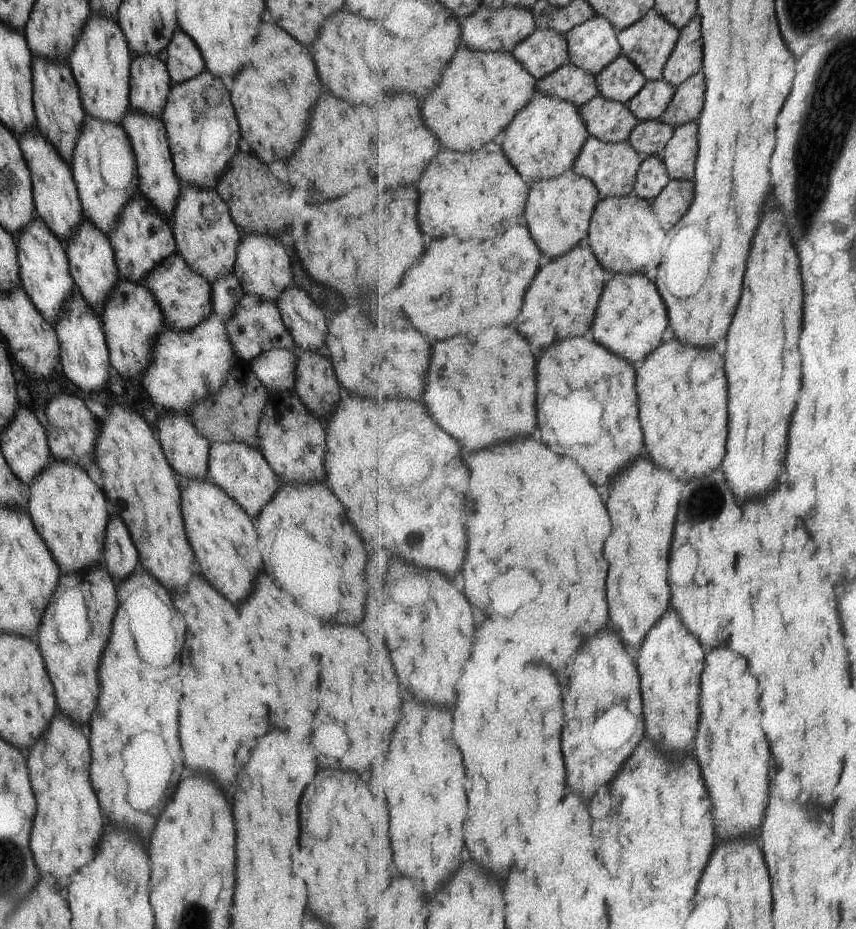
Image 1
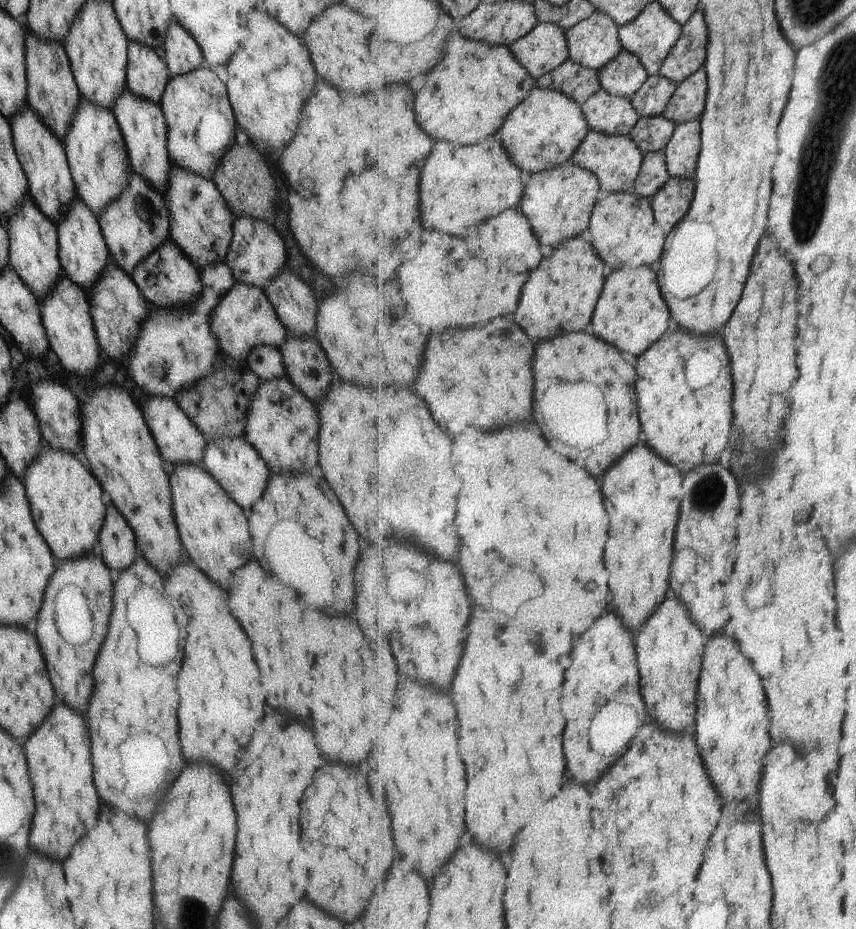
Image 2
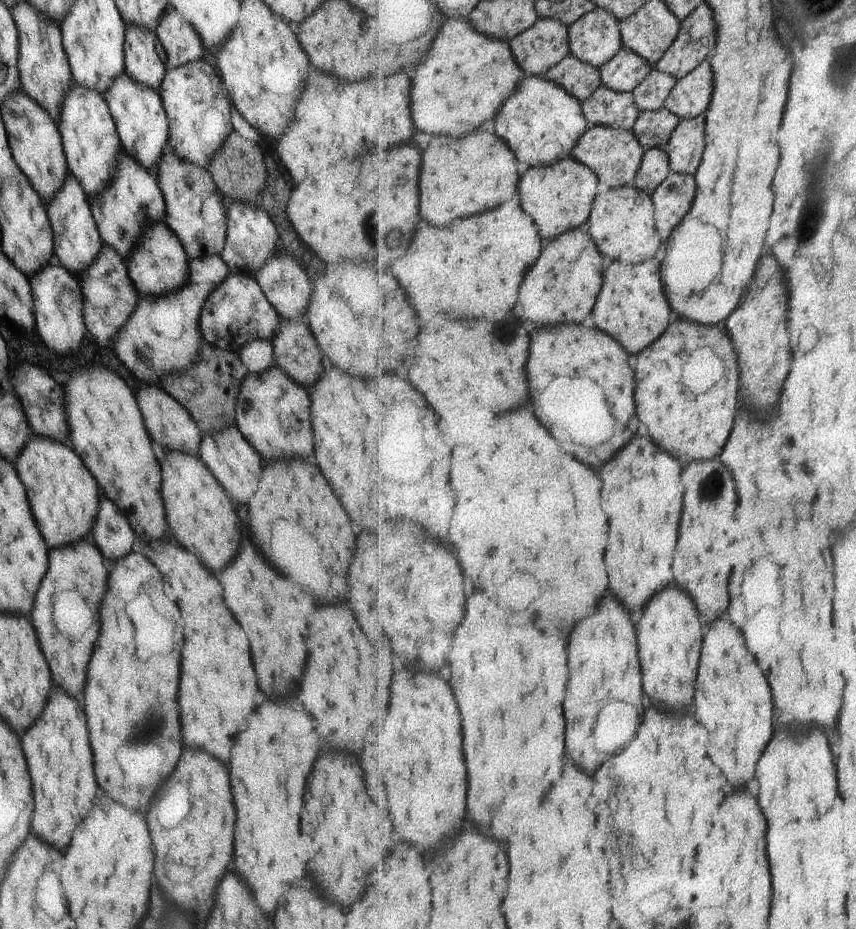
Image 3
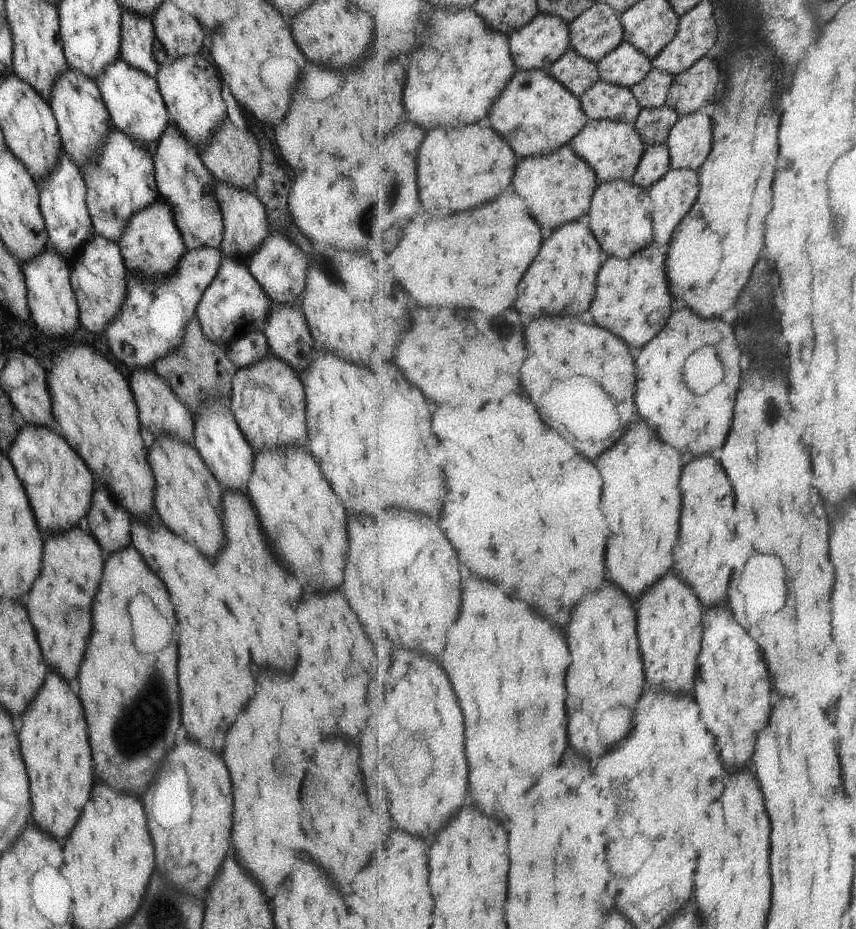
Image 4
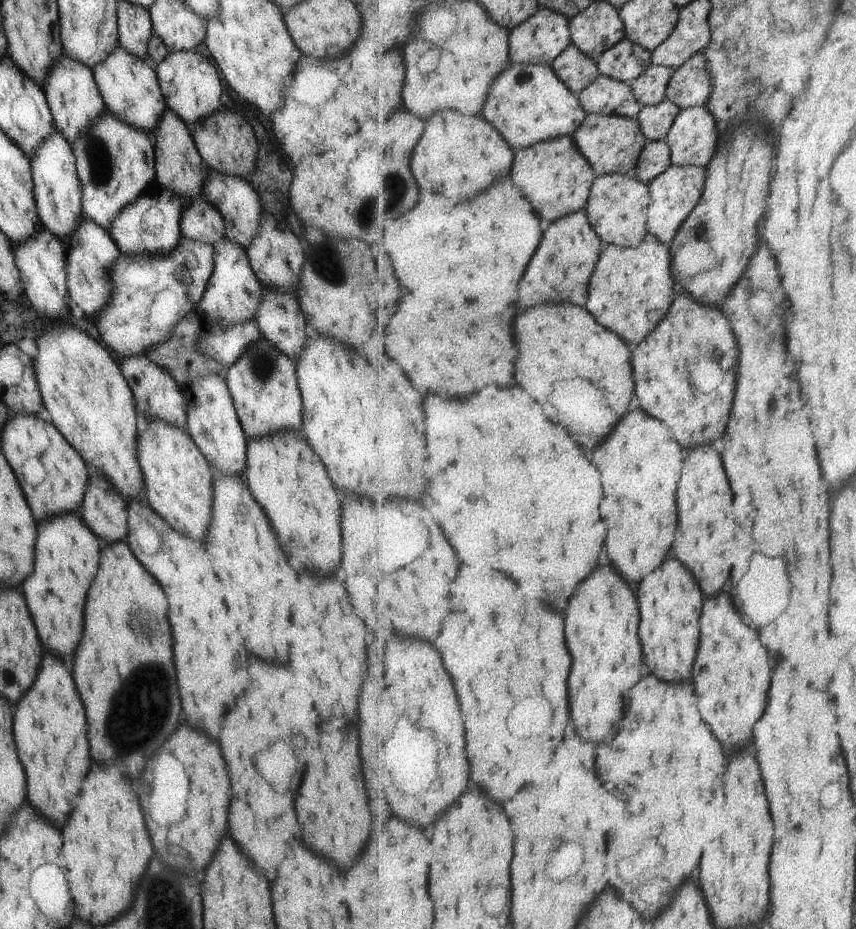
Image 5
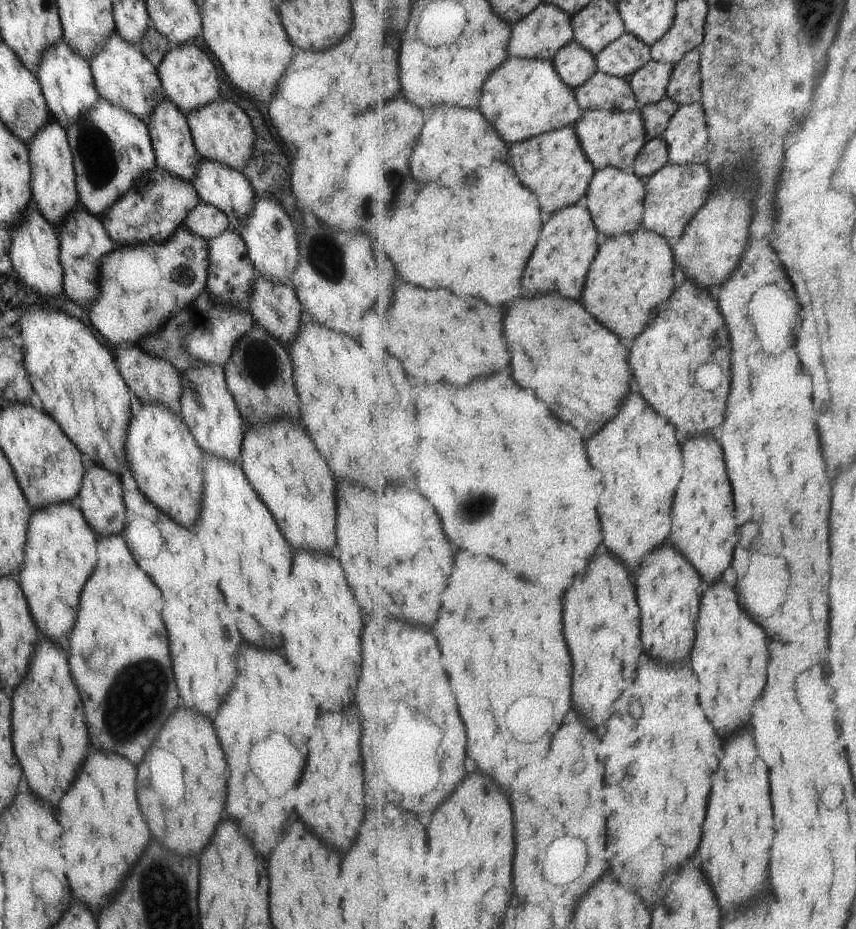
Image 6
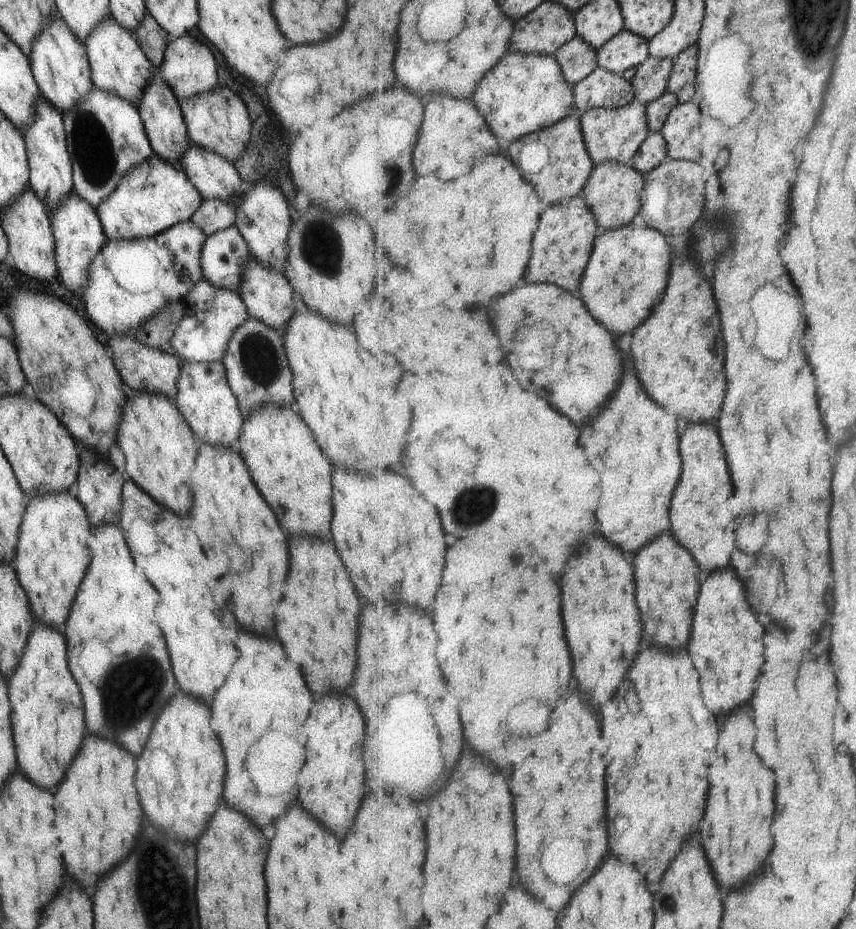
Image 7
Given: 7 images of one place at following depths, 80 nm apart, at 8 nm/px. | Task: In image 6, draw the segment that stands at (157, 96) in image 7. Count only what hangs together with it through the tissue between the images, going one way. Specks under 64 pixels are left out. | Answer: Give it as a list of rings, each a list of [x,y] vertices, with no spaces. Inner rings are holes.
[[[163,96],[162,100],[153,107],[145,123],[155,157],[155,168],[168,172],[169,176],[181,177],[181,180],[190,181],[201,156],[195,150],[185,114]]]

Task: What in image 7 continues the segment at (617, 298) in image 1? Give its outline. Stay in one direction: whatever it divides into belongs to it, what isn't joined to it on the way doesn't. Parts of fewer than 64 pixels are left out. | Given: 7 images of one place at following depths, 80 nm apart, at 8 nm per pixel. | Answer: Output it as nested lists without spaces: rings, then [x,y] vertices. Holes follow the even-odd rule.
[[[633,222],[609,230],[595,240],[593,260],[583,276],[581,298],[589,304],[589,312],[617,334],[633,334],[661,304],[671,272],[671,246],[657,229]]]

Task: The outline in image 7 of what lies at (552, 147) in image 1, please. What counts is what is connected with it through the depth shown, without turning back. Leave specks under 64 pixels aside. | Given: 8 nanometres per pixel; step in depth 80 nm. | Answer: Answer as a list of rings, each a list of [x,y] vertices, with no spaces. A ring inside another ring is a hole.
[[[508,51],[501,64],[497,64],[497,68],[493,68],[493,72],[489,72],[489,76],[485,76],[485,80],[477,84],[472,100],[485,120],[489,120],[489,128],[493,128],[497,136],[505,140],[519,140],[565,120],[575,108],[574,88],[565,78],[564,70],[555,56]]]

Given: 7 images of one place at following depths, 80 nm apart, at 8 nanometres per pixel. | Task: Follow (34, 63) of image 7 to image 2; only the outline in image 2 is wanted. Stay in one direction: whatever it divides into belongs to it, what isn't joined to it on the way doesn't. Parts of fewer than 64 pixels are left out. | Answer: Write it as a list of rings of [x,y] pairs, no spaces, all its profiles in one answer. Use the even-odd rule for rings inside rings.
[[[80,98],[72,122],[69,123],[63,146],[74,190],[78,198],[85,203],[85,206],[97,218],[102,209],[121,194],[121,191],[128,185],[128,180],[130,179],[131,168],[127,156],[128,152],[115,117],[109,109],[99,107]],[[107,144],[117,144],[117,146],[113,146],[113,164],[109,166],[109,170],[105,170],[105,172],[109,172],[109,178],[101,170],[103,168],[101,154],[103,154],[103,148]]]

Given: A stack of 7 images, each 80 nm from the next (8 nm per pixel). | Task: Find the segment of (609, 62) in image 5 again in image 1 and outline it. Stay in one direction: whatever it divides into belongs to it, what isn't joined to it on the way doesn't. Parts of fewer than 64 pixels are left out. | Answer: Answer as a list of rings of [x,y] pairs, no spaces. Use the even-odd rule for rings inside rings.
[[[624,54],[613,60],[604,72],[596,76],[596,80],[602,96],[627,104],[638,96],[649,82],[637,64]]]

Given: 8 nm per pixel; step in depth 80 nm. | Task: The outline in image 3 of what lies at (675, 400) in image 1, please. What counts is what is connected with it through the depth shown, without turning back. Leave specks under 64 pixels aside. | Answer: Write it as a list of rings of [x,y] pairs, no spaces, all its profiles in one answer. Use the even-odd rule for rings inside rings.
[[[677,320],[669,326],[669,332],[665,332],[665,336],[661,336],[661,340],[651,344],[649,350],[645,350],[637,356],[637,412],[641,416],[641,422],[645,422],[651,438],[657,440],[657,444],[661,444],[661,448],[667,448],[667,450],[671,448],[672,453],[673,450],[677,450],[675,454],[683,460],[684,468],[687,466],[685,462],[711,460],[711,458],[719,458],[723,454],[723,448],[729,442],[729,436],[731,436],[731,430],[735,424],[737,406],[739,406],[739,364],[737,364],[735,348],[733,348],[727,332],[723,332],[723,330],[703,326],[699,323],[691,324],[687,320]],[[701,346],[715,348],[715,352],[727,364],[727,376],[721,380],[721,388],[711,388],[709,392],[697,396],[684,383],[684,366],[687,364],[691,352],[695,352]]]

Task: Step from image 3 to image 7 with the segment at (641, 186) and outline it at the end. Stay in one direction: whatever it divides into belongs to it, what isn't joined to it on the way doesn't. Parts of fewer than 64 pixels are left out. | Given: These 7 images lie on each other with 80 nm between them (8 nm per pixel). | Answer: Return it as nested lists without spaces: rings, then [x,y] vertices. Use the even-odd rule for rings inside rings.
[[[650,133],[643,146],[634,156],[632,165],[642,175],[648,175],[668,158],[668,141],[661,133]]]

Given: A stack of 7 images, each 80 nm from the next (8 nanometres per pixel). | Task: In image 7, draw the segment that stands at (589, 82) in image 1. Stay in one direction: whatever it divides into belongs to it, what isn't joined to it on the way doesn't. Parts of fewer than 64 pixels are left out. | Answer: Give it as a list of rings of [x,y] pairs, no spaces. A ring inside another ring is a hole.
[[[576,35],[556,52],[555,58],[564,70],[569,84],[579,84],[599,68],[598,51]]]

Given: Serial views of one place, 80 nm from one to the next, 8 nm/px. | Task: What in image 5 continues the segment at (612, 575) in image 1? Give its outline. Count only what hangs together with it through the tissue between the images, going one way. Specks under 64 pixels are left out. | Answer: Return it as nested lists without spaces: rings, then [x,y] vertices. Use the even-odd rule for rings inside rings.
[[[643,410],[631,412],[615,428],[611,438],[593,452],[593,462],[601,468],[605,480],[605,500],[601,514],[609,524],[607,554],[611,564],[629,582],[641,582],[649,572],[673,558],[673,542],[679,524],[677,486],[685,462],[685,450],[673,440],[671,430],[645,416]]]

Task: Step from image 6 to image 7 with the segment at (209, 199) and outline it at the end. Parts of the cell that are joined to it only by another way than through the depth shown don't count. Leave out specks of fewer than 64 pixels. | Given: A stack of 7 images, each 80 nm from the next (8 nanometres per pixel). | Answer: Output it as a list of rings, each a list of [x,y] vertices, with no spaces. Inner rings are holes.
[[[189,141],[188,147],[179,157],[177,166],[186,174],[203,199],[235,203],[237,208],[244,188],[235,167],[226,158]]]

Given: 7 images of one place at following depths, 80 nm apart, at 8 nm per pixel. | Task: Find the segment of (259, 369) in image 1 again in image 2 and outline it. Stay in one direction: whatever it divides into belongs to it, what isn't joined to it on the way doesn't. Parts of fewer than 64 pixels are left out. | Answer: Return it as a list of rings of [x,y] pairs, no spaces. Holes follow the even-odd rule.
[[[259,345],[246,356],[248,370],[260,380],[280,379],[286,376],[284,362],[277,347]]]

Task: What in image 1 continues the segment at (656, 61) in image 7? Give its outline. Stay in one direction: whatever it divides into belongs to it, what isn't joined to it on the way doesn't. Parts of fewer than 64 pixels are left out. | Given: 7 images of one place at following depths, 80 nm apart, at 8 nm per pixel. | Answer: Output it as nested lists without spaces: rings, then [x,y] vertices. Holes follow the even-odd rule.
[[[649,81],[638,96],[628,103],[629,109],[639,121],[661,119],[676,96],[677,87],[668,81]]]

